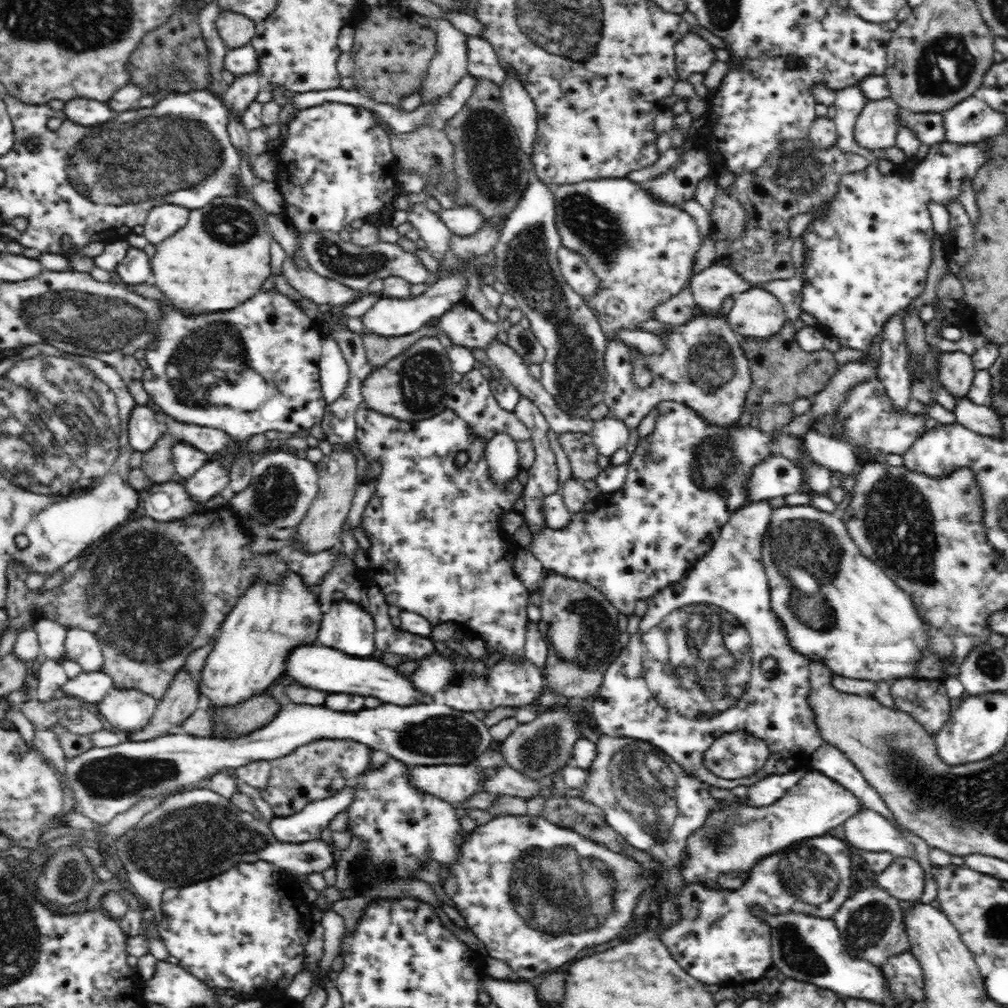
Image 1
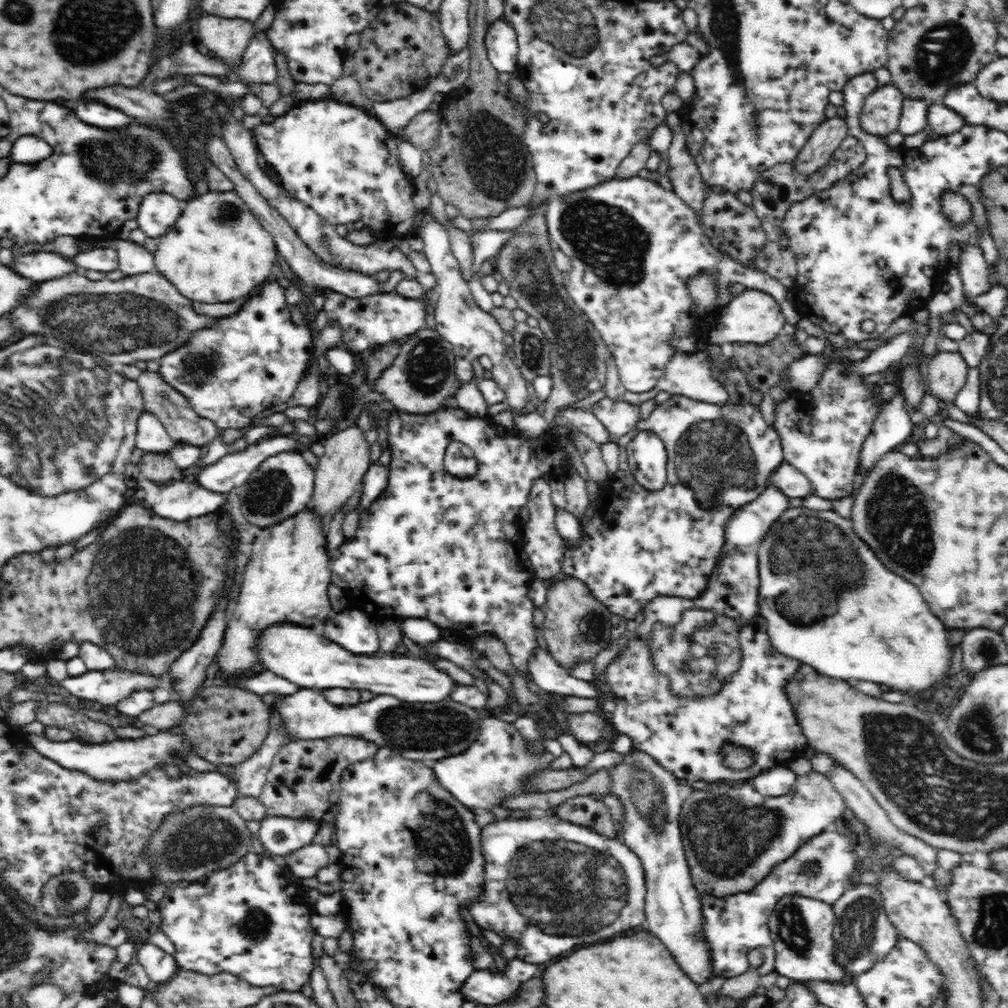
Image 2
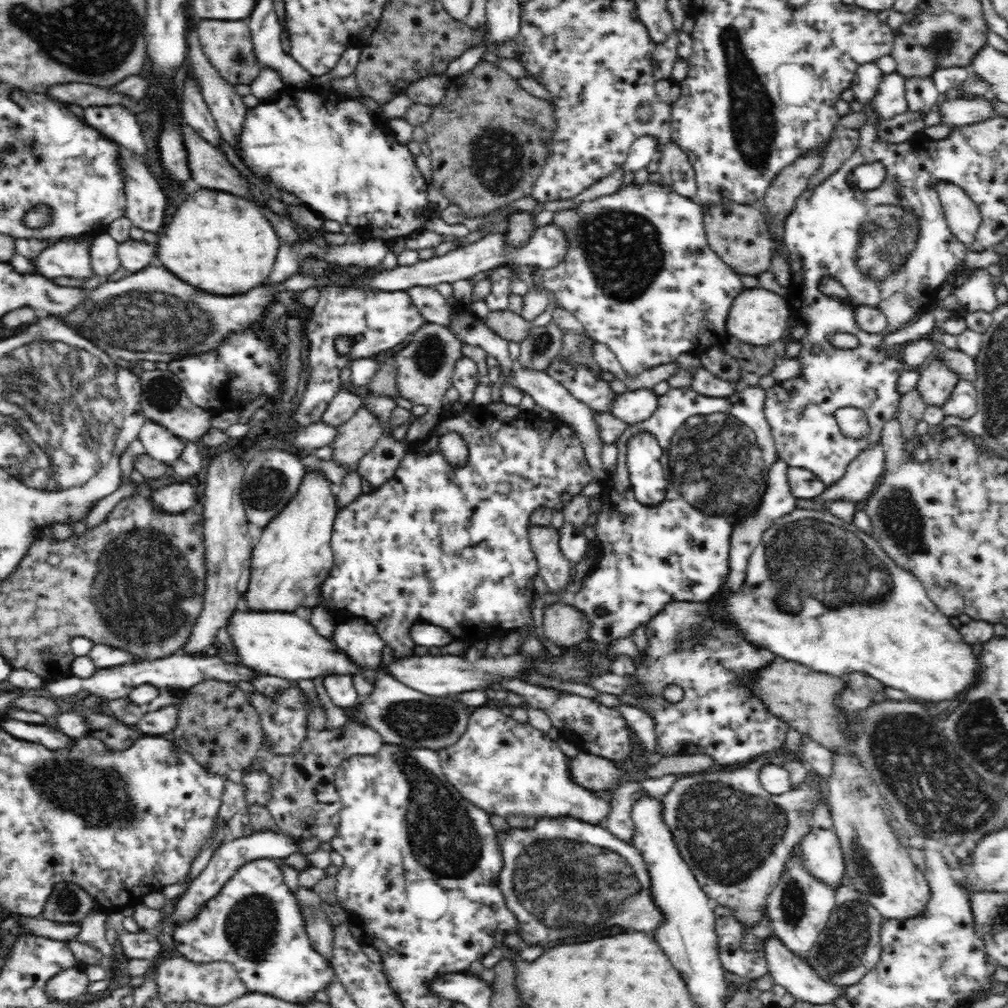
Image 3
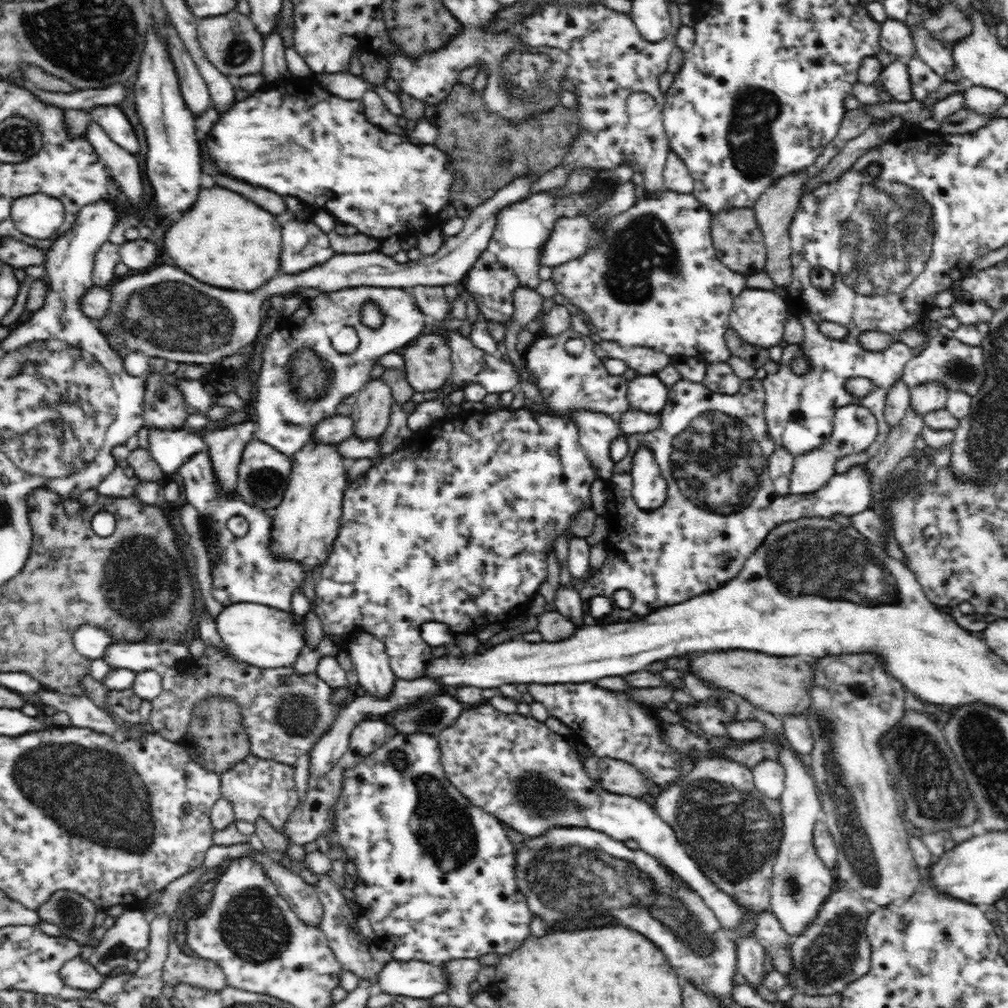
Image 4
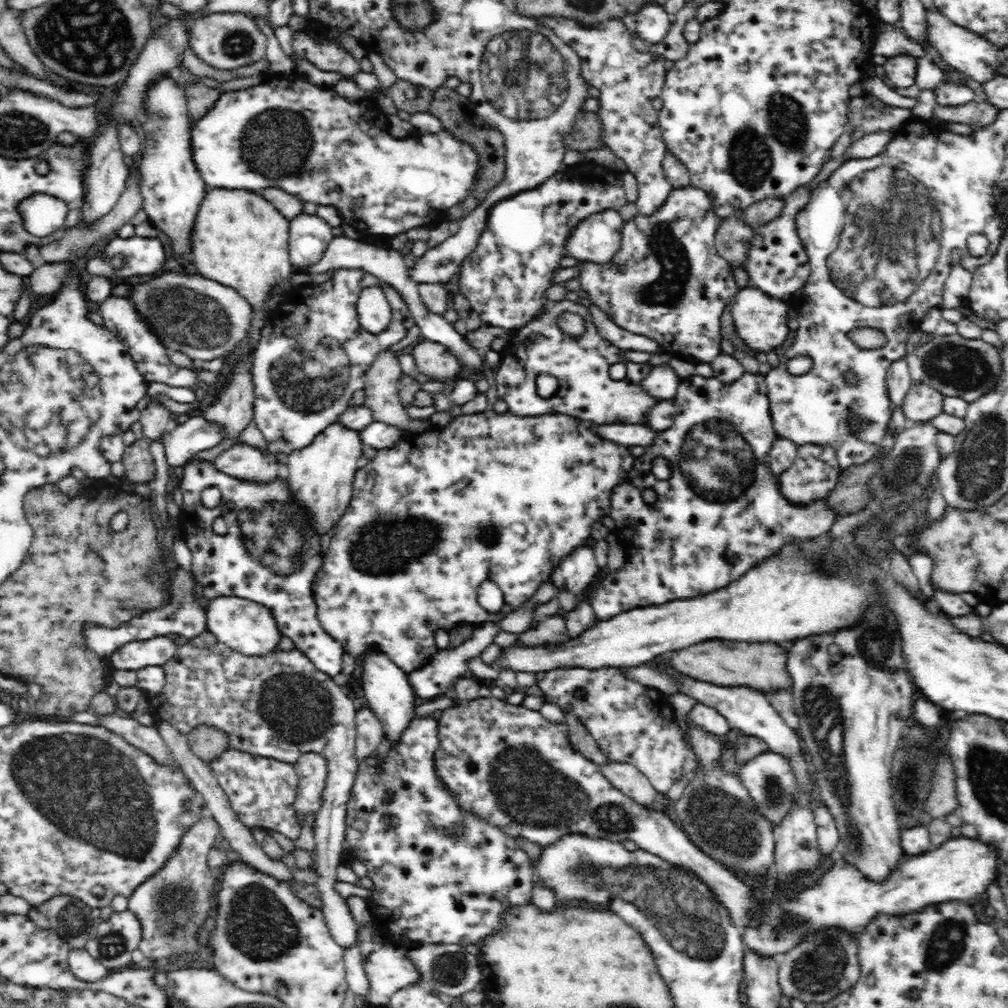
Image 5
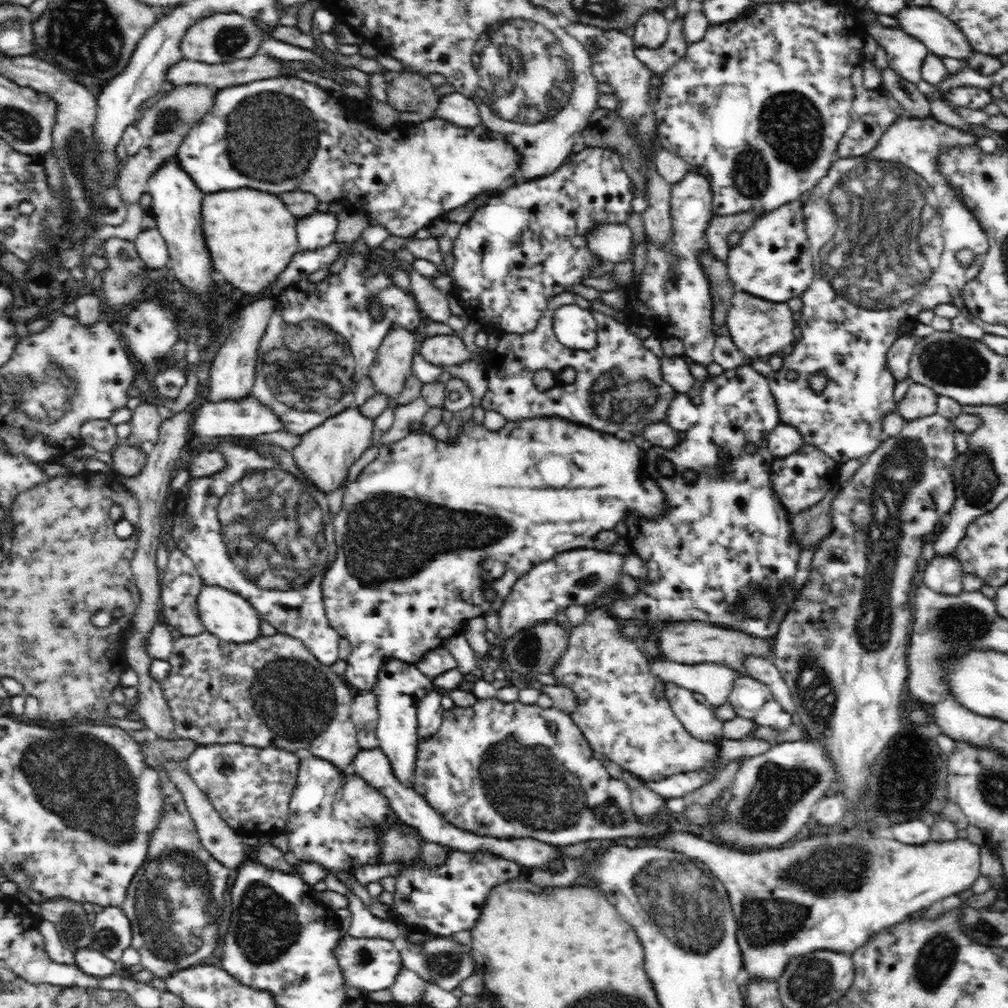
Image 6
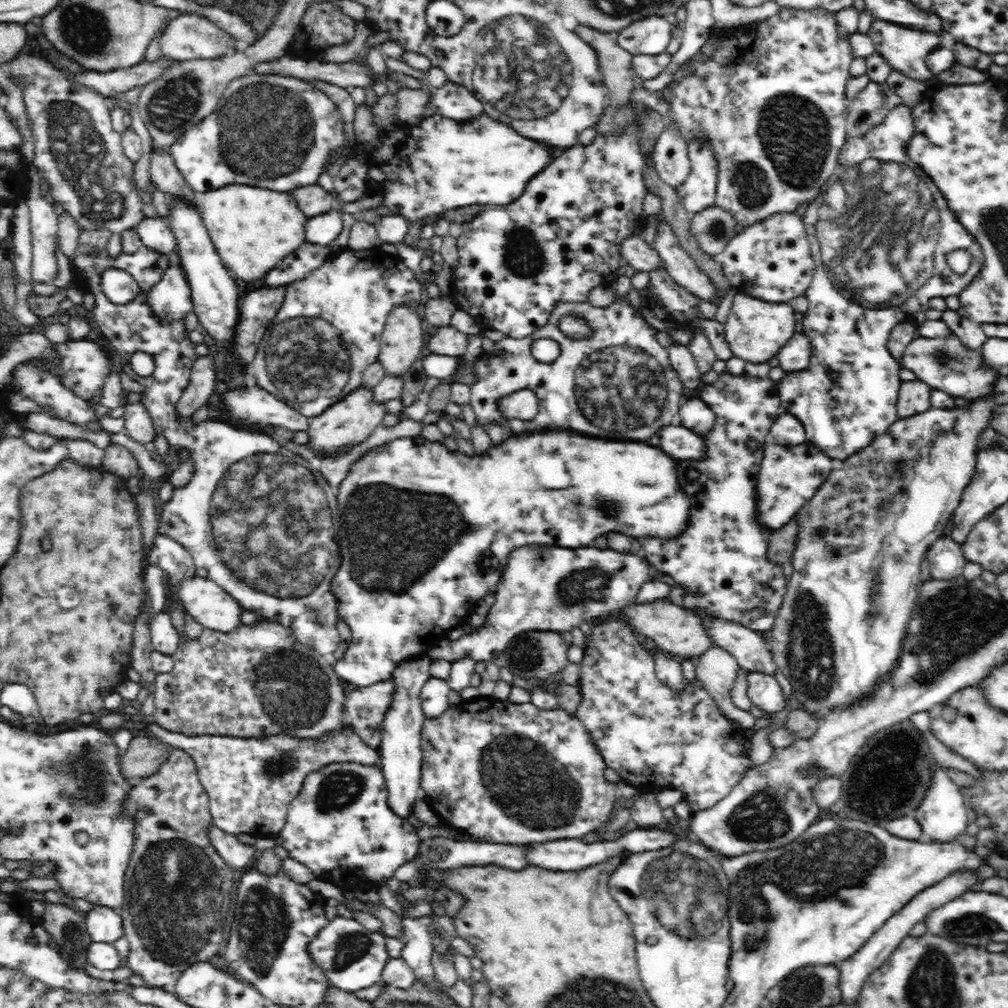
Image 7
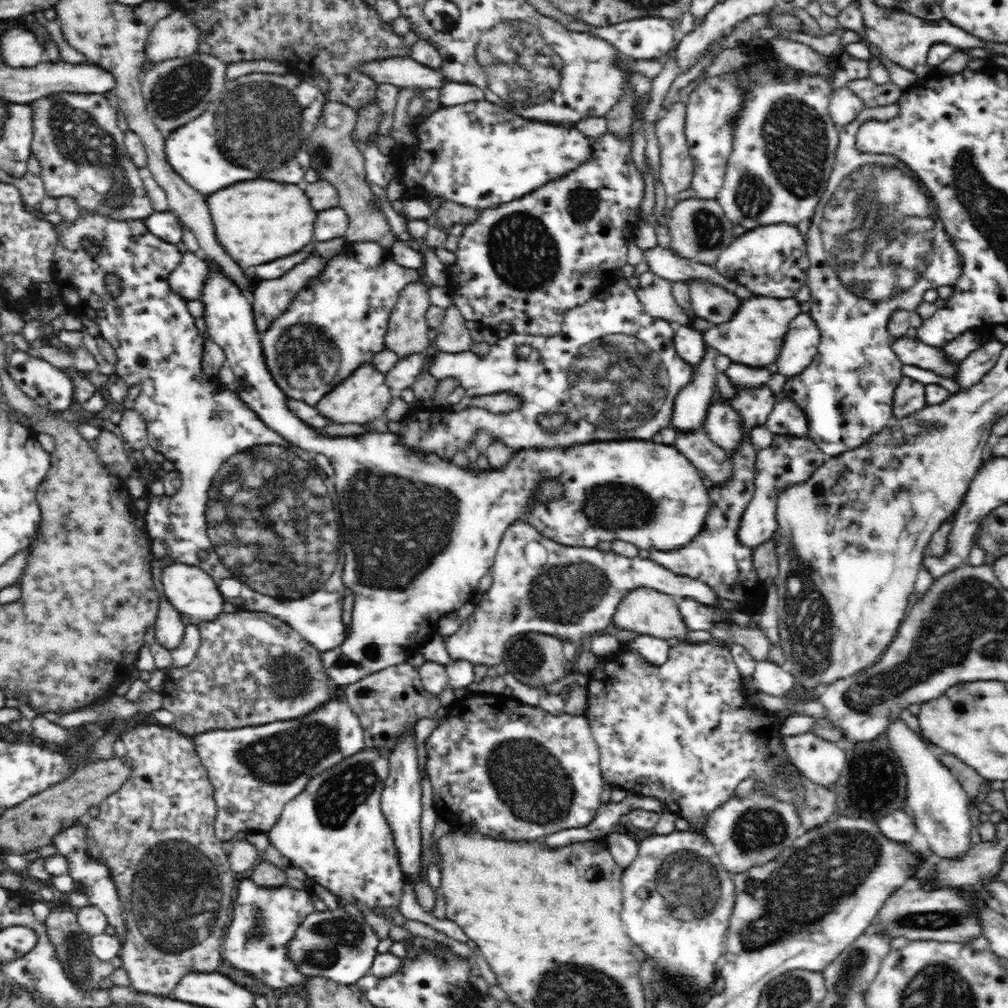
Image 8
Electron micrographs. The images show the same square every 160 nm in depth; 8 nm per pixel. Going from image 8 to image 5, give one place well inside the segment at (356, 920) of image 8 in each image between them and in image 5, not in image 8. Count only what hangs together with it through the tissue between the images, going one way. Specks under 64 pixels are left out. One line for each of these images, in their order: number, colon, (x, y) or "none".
5: (388, 968)
6: (372, 964)
7: (352, 958)

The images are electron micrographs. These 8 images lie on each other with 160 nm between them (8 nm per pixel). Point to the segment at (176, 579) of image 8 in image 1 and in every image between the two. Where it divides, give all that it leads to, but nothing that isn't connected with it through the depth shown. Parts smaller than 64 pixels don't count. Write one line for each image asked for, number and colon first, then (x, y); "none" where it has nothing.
1: (318, 667)
2: (302, 655)
3: (285, 645)
4: (265, 637)
5: (249, 628)
6: (227, 615)
7: (206, 601)

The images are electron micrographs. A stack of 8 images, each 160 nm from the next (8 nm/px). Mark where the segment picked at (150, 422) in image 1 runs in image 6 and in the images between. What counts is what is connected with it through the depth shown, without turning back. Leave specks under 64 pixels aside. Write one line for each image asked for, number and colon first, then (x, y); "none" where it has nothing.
2: (151, 436)
3: (159, 442)
4: (170, 449)
5: (181, 442)
6: (246, 418)

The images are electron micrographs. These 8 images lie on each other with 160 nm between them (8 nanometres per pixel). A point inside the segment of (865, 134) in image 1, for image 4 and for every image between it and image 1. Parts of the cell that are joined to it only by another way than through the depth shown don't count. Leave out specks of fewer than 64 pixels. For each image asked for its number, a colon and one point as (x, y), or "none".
2: (880, 115)
3: (889, 101)
4: (895, 80)

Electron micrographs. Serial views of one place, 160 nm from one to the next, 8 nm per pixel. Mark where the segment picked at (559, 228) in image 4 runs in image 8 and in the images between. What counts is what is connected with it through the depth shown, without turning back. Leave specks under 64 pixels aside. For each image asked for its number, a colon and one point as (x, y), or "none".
5: (596, 239)
6: (613, 243)
7: (640, 256)
8: (665, 263)

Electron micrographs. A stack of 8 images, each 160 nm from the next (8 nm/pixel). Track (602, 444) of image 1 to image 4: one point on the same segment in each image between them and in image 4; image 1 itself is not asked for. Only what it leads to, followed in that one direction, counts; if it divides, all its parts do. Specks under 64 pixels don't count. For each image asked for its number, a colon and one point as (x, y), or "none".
2: (619, 418)
3: (632, 407)
4: (647, 394)

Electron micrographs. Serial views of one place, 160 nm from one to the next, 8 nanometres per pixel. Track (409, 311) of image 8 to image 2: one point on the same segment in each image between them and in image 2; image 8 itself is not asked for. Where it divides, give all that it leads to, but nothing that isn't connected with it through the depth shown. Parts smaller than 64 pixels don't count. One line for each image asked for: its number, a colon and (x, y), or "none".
2: (340, 470)
3: (353, 440)
4: (370, 412)
5: (381, 396)
6: (391, 368)
7: (402, 341)

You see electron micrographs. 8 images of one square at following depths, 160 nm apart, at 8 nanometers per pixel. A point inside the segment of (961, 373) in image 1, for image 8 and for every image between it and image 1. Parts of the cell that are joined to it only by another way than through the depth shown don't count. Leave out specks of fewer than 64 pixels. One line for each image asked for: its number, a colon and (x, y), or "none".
2: (946, 372)
3: (936, 383)
4: (932, 396)
5: (922, 403)
6: (919, 401)
7: (914, 397)
8: (909, 397)

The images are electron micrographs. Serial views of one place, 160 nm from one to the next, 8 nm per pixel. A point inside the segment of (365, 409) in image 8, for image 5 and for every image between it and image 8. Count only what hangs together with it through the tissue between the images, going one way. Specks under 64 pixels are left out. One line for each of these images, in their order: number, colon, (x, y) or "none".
5: (320, 477)
6: (325, 454)
7: (349, 421)

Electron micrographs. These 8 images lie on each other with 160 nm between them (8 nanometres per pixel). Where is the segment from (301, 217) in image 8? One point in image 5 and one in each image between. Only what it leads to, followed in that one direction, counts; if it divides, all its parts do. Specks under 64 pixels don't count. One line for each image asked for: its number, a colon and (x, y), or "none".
5: (240, 240)
6: (250, 235)
7: (253, 228)

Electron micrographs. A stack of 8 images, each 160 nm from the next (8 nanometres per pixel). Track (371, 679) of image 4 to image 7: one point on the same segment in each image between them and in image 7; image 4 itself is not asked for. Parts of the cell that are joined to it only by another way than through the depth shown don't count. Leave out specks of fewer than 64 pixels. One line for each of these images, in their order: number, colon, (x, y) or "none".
5: (390, 695)
6: (400, 686)
7: (400, 749)

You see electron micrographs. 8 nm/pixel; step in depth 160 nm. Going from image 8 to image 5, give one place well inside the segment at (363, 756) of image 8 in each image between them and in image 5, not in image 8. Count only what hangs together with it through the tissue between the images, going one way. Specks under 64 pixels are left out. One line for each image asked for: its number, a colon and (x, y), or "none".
5: (311, 769)
6: (337, 820)
7: (341, 821)

